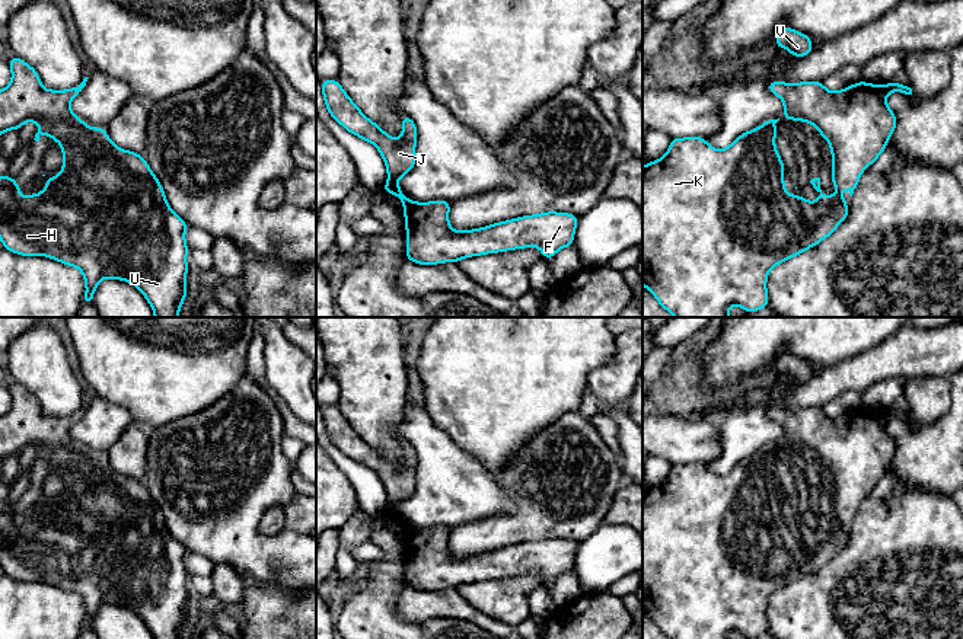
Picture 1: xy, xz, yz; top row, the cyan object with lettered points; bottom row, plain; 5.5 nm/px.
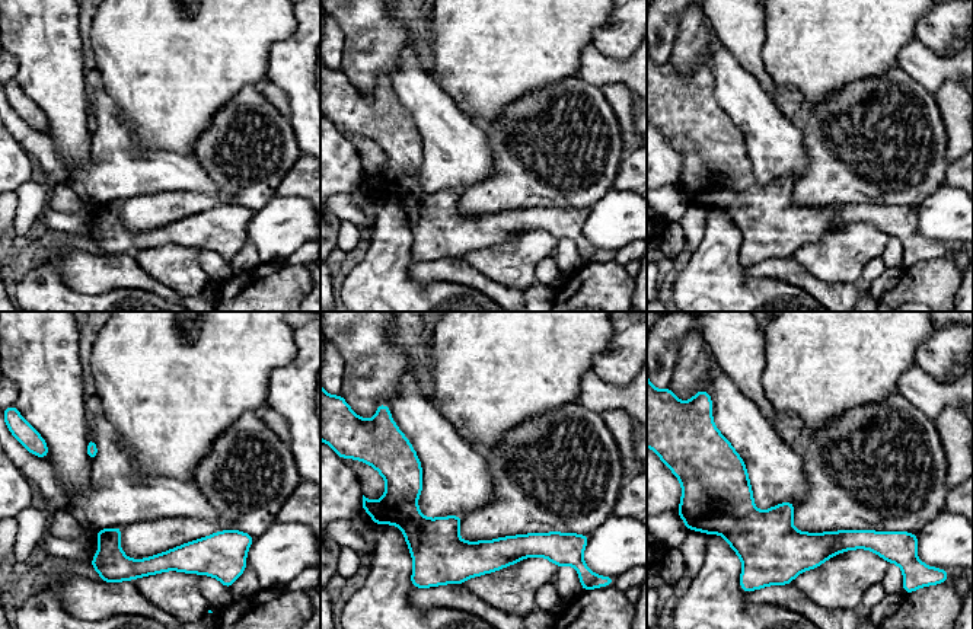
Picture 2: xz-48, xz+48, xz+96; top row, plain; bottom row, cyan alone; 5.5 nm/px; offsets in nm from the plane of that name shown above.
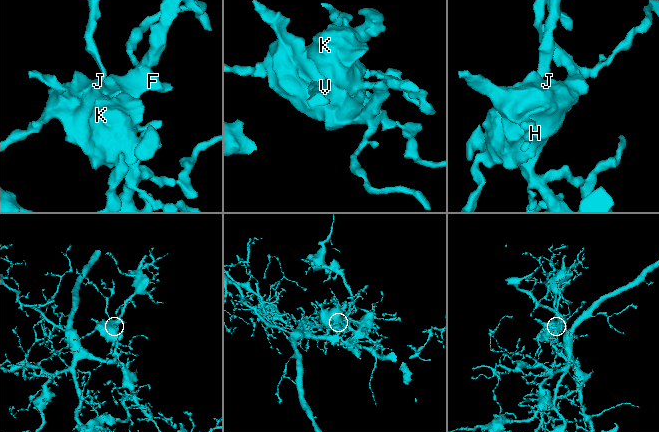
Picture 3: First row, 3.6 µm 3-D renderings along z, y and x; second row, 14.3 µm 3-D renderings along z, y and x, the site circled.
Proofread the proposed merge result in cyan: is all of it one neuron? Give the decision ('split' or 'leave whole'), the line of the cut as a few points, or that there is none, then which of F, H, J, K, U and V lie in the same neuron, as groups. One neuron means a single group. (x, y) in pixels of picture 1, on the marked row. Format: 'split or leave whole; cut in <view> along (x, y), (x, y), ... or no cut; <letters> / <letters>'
leave whole; no cut; F H J K U V

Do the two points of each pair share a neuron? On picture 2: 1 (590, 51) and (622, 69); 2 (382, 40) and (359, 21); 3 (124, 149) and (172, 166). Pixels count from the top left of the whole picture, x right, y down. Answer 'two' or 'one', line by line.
1: one
2: one
3: one

